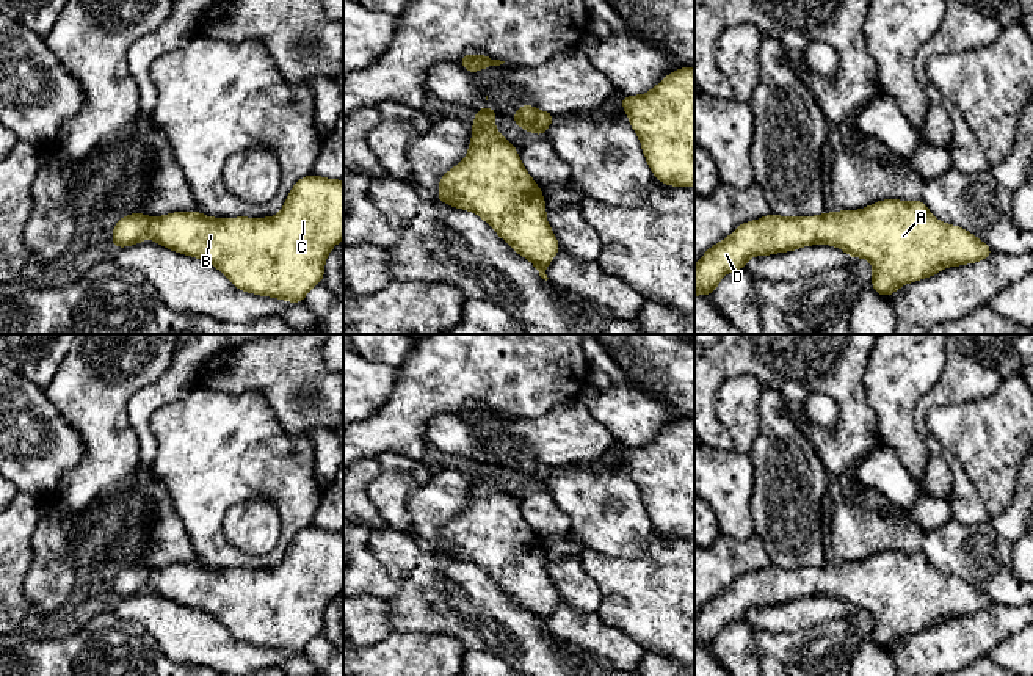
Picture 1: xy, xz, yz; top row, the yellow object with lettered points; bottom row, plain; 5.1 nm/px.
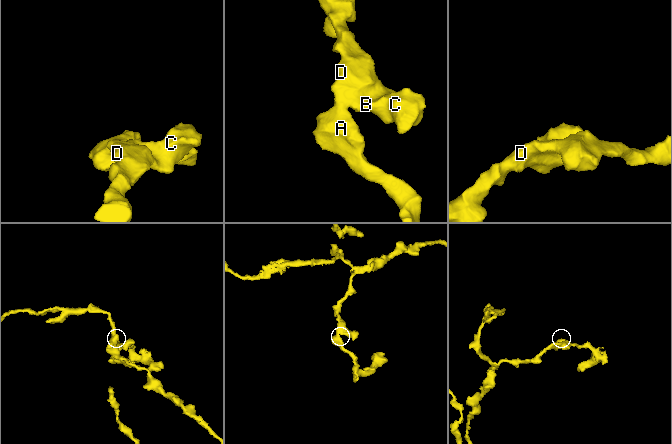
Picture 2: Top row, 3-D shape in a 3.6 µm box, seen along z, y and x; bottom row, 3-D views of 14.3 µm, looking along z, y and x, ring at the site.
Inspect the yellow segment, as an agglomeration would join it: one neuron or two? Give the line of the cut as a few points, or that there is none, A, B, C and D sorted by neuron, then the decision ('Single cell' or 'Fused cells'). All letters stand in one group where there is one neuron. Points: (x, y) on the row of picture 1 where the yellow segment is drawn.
No split. Groups: A B C D. Single cell

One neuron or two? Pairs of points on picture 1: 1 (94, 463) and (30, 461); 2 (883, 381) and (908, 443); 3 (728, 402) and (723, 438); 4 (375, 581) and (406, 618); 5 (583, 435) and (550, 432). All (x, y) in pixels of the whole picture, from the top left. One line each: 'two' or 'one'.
1: two
2: one
3: two
4: two
5: one

